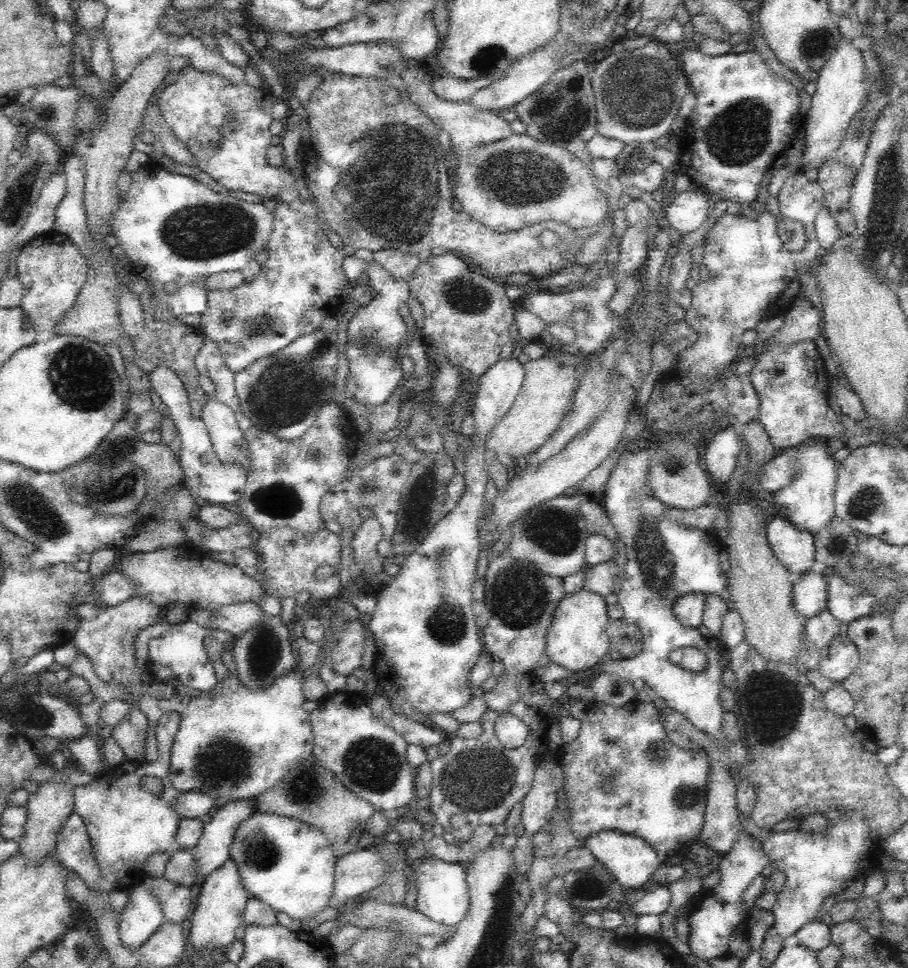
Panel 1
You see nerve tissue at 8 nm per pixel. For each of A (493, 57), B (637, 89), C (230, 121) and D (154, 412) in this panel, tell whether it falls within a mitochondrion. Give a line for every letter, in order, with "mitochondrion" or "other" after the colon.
A: mitochondrion
B: mitochondrion
C: mitochondrion
D: other

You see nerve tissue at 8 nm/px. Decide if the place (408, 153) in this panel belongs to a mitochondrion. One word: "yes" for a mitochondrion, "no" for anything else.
yes

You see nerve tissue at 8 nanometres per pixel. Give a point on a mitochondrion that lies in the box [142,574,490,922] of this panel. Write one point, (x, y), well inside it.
(371, 763)

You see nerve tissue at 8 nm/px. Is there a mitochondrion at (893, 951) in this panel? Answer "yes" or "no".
no

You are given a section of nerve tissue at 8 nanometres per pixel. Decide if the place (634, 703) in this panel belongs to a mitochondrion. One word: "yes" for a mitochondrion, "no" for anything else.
no

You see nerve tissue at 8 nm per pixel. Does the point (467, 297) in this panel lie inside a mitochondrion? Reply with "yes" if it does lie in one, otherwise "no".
yes

